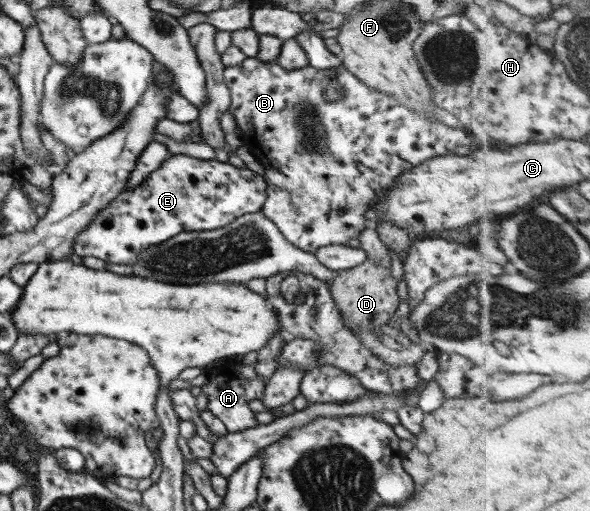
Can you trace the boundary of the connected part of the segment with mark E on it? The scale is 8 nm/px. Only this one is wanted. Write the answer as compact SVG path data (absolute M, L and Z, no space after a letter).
M171 154L136 189L124 189L112 203L106 205L106 209L98 211L92 223L74 237L72 251L81 257L97 257L116 265L134 265L144 249L164 243L179 233L217 230L241 215L261 211L267 198L267 187L264 177L249 168L239 169L216 158L204 161L190 155Z

